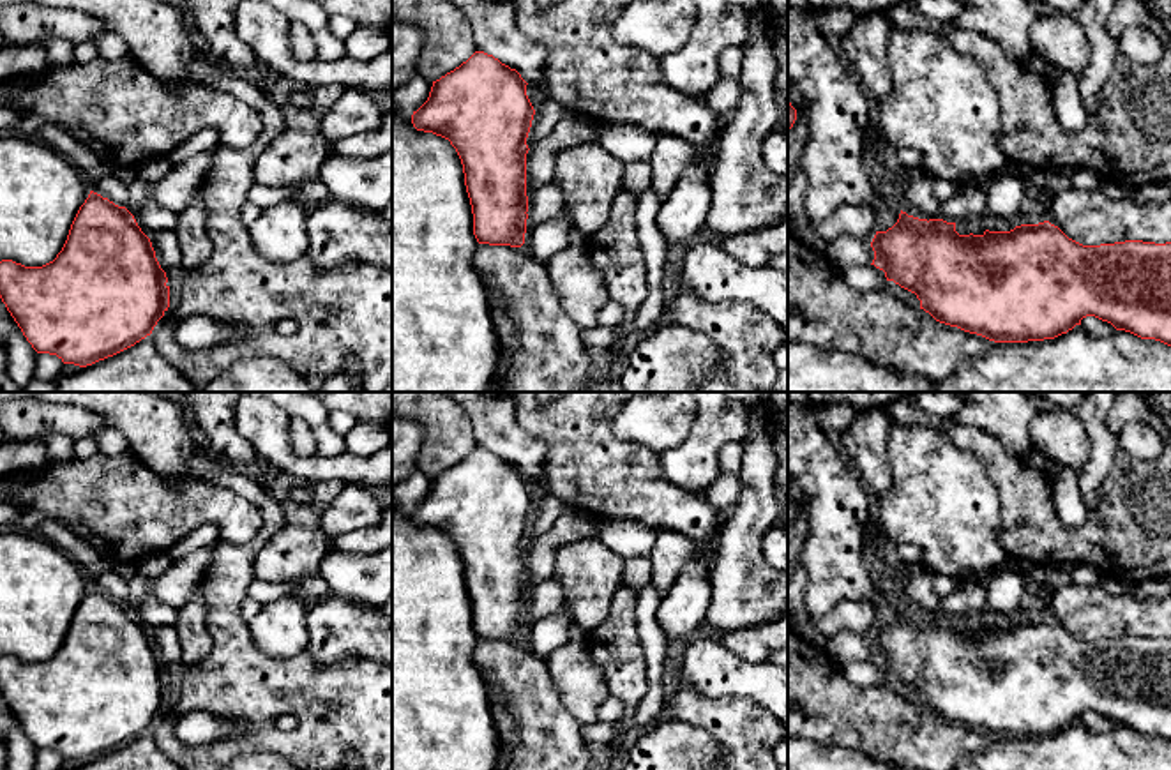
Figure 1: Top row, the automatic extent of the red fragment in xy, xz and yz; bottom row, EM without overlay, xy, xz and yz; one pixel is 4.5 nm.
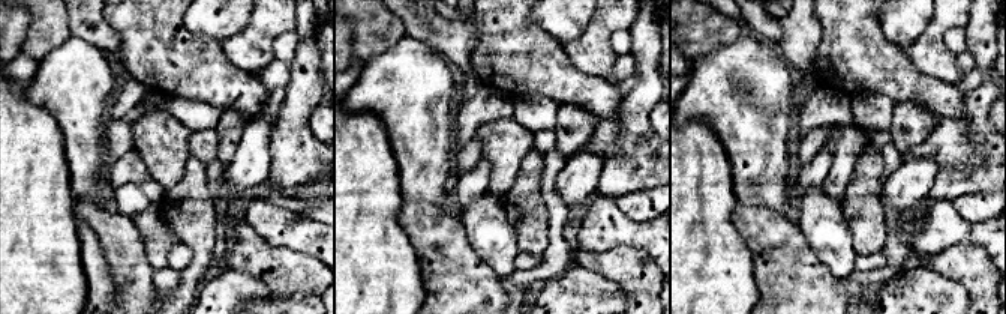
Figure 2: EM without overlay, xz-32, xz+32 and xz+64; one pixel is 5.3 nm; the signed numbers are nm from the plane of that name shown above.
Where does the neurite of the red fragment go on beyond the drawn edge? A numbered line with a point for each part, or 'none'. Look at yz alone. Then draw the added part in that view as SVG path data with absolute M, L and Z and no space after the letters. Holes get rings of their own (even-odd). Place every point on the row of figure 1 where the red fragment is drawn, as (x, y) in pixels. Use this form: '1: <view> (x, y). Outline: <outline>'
none

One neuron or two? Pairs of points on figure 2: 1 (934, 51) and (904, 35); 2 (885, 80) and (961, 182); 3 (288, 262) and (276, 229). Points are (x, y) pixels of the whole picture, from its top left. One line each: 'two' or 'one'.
1: two
2: two
3: two

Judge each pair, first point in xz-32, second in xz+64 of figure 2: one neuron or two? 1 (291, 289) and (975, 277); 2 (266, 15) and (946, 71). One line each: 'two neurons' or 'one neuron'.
1: one neuron
2: one neuron

